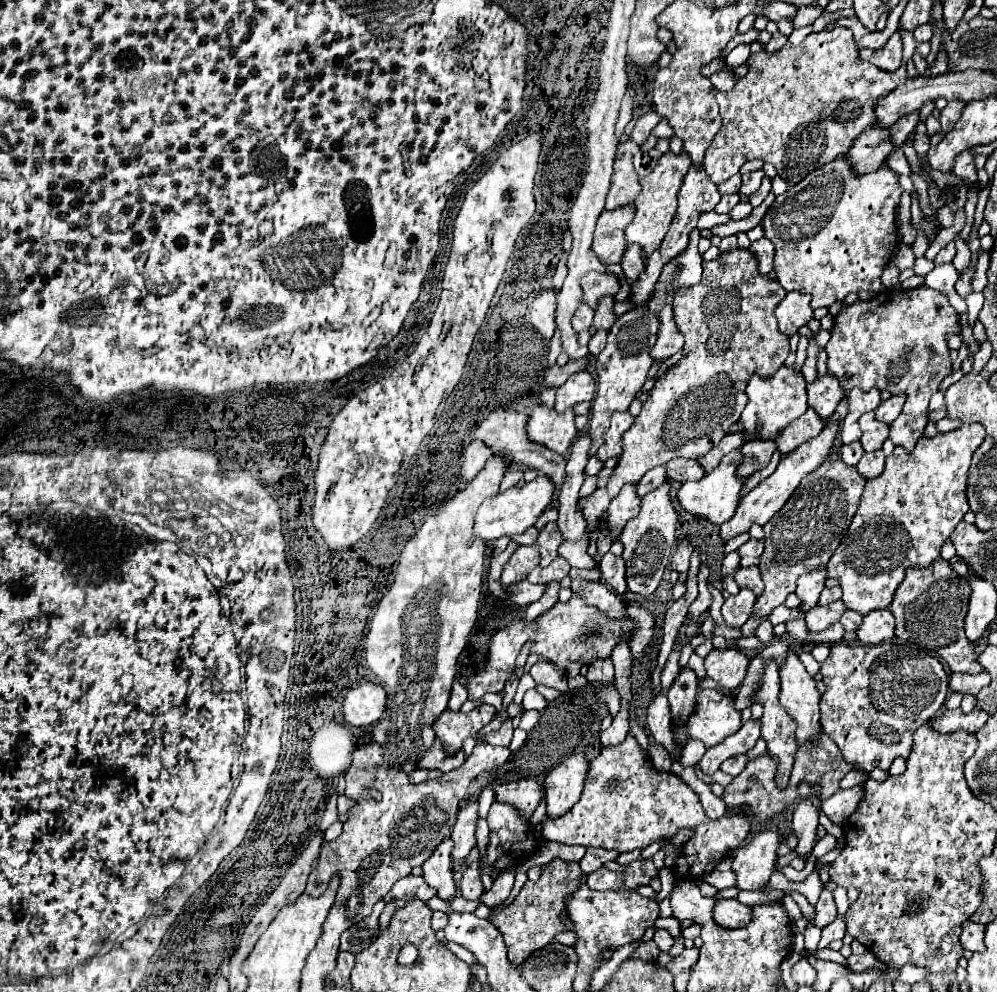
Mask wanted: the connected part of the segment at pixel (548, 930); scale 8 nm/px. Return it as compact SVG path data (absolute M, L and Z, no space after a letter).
M561 858L551 860L541 868L541 878L539 880L527 880L517 894L517 898L503 908L493 908L491 910L491 922L501 930L503 940L509 950L509 962L515 964L517 968L529 958L535 950L547 946L557 934L571 930L567 922L563 922L563 902L579 890L579 886L585 884L585 874L579 866L579 862L565 862Z

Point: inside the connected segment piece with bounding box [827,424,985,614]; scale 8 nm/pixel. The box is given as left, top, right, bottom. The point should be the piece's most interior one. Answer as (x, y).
(906, 514)

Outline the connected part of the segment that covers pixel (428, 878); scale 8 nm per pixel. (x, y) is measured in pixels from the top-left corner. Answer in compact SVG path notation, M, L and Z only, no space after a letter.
M445 838L435 848L435 854L431 854L427 862L423 862L425 882L437 888L437 894L443 900L451 900L455 896L455 882L451 874L451 850L453 850L453 840Z

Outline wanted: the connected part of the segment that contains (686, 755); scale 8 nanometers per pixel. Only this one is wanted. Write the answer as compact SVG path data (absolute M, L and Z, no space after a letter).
M689 739L685 745L680 764L682 766L694 766L704 755L704 745L701 741Z

